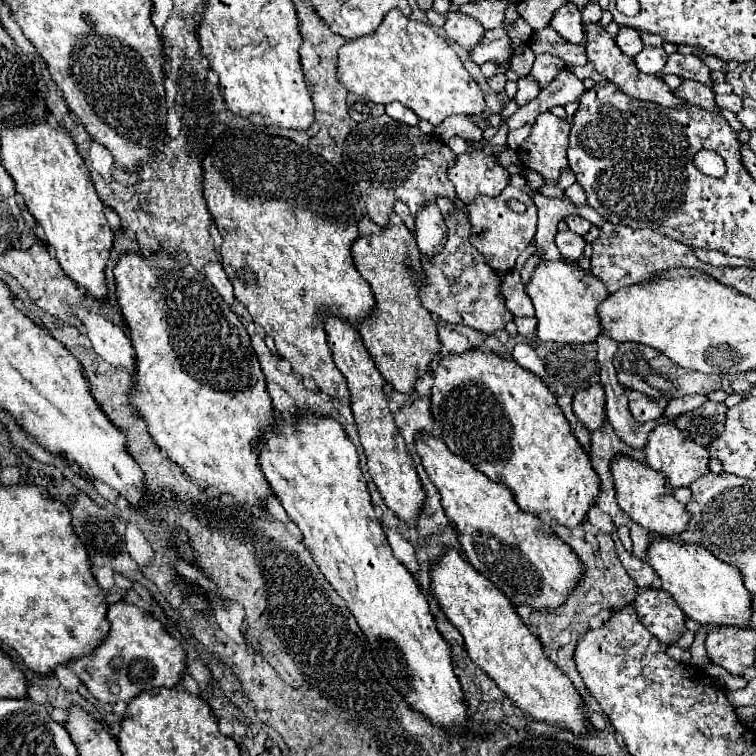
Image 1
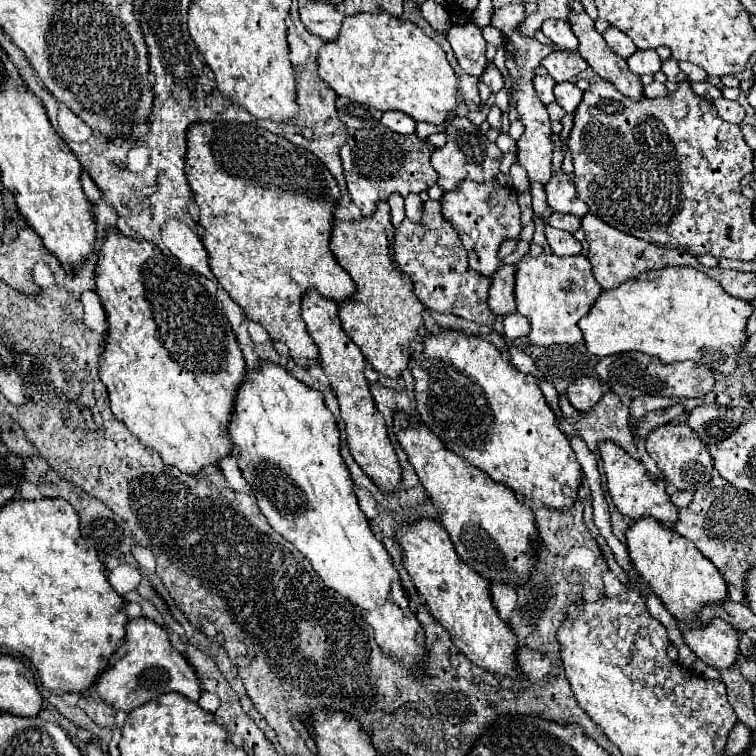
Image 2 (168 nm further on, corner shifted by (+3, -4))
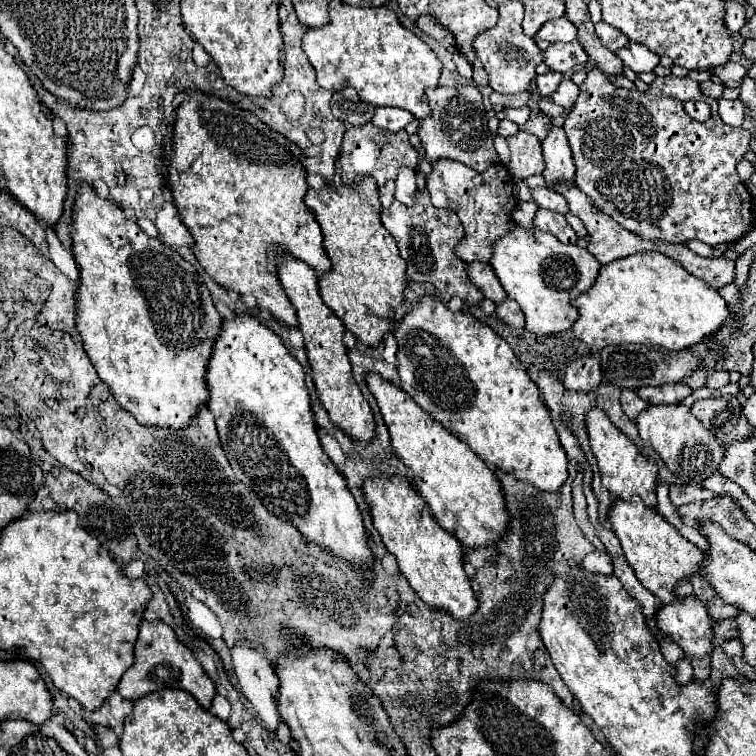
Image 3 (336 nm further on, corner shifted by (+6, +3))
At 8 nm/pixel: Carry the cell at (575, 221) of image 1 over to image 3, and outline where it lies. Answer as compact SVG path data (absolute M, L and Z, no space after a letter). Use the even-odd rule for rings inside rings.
M542 187L542 189L532 189L532 195L534 195L534 201L538 203L538 207L548 209L548 211L556 211L560 215L568 213L568 203L560 193Z

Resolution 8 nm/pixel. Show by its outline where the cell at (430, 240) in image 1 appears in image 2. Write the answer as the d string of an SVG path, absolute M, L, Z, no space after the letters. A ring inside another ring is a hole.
M411 192L411 194L405 198L405 212L407 212L407 218L409 218L411 222L415 222L415 224L421 222L421 216L423 216L423 202L419 200L417 194Z

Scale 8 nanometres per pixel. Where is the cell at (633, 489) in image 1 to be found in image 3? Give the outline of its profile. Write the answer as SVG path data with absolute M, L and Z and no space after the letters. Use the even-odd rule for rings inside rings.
M592 409L586 417L590 447L594 451L594 457L598 461L600 473L602 473L602 485L616 497L616 499L632 499L638 495L650 509L656 509L656 481L658 481L658 467L656 461L646 459L640 449L628 441L626 435L622 435L600 409Z

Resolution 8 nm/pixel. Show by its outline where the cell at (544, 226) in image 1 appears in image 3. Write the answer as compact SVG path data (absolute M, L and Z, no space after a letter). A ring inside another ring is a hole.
M552 125L548 137L544 139L544 179L550 189L556 185L574 185L574 159L570 153L570 145L566 141L566 133L562 127Z

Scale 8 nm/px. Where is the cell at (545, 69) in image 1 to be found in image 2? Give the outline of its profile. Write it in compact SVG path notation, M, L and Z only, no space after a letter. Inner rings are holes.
M557 50L543 60L543 66L555 82L569 82L573 76L579 76L587 68L587 62L581 58L579 52Z

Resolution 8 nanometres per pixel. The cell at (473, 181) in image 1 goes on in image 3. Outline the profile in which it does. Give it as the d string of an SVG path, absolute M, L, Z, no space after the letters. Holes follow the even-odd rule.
M438 87L428 91L428 103L432 113L422 119L418 135L430 163L452 159L472 167L474 171L486 171L498 163L498 153L492 141L494 135L488 131L488 117L482 107L482 95L476 87Z

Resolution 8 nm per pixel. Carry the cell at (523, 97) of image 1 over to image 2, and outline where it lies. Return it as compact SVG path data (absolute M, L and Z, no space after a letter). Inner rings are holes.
M535 76L533 86L535 86L535 90L537 90L537 94L539 94L539 98L541 98L543 104L549 104L549 102L555 100L555 96L553 96L555 80L551 76Z

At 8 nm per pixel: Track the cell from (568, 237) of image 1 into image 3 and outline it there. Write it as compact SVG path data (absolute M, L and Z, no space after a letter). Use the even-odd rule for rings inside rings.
M538 209L536 217L534 217L534 225L546 233L552 233L560 243L570 245L578 241L578 235L574 233L574 229L568 225L568 221L558 215L558 213L550 213L546 209Z

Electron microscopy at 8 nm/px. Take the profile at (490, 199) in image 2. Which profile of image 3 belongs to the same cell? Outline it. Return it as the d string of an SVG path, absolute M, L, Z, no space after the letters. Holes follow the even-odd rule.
M436 161L432 173L426 179L430 199L436 207L454 211L464 225L464 239L458 243L456 253L464 263L490 261L494 243L504 237L512 227L512 209L516 207L514 183L504 165L494 165L484 173L478 173L456 161Z

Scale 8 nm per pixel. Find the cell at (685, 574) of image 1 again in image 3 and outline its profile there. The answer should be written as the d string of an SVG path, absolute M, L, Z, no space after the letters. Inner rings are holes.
M632 497L628 501L622 501L622 499L614 501L610 509L610 523L616 537L620 539L626 561L630 563L630 567L634 569L642 585L650 593L654 593L664 605L674 603L678 599L676 597L678 581L680 579L688 581L690 577L698 573L704 561L704 553L694 543L684 539L680 531L674 525L670 525L660 513L656 513L654 509L648 509L640 501L640 497Z

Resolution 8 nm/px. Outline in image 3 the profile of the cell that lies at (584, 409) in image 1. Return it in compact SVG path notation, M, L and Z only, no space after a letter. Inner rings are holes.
M588 355L578 361L574 361L564 375L564 387L580 393L590 393L600 385L602 373L600 373L600 363L596 357Z

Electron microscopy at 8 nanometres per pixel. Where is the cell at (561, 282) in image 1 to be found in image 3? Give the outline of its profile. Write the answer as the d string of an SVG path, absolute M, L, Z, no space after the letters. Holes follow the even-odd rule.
M518 223L512 225L512 231L506 237L496 241L490 263L508 297L522 307L526 315L526 329L536 335L560 333L574 325L578 309L572 305L572 299L594 285L600 269L588 249L578 245L562 245L550 233L540 229L526 233Z

